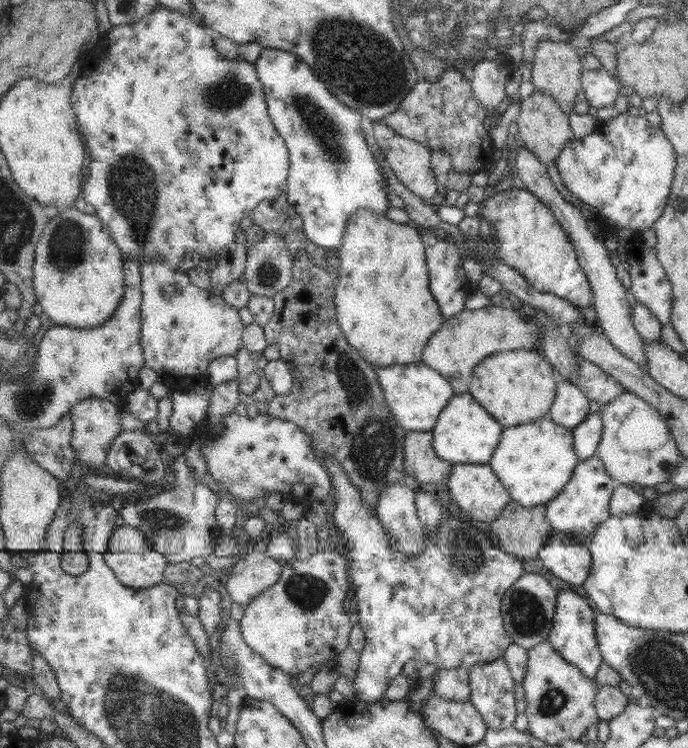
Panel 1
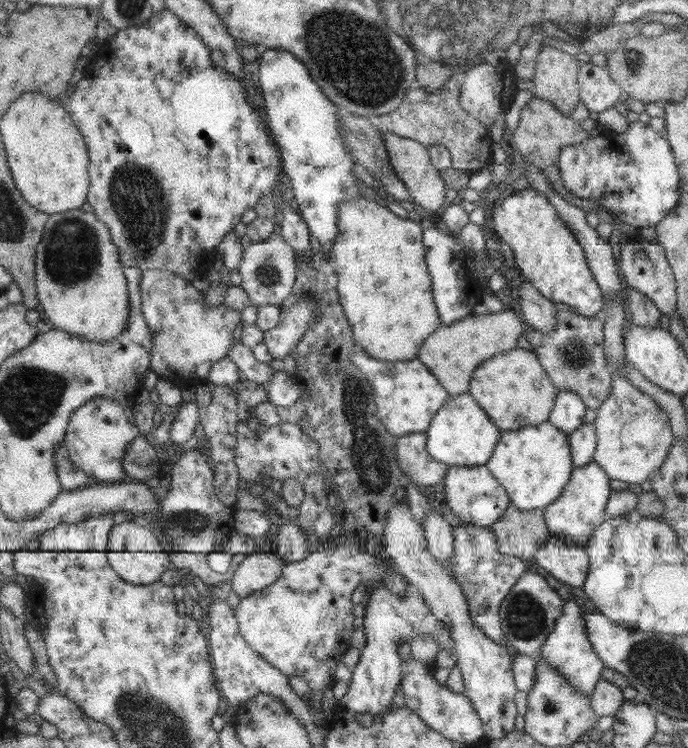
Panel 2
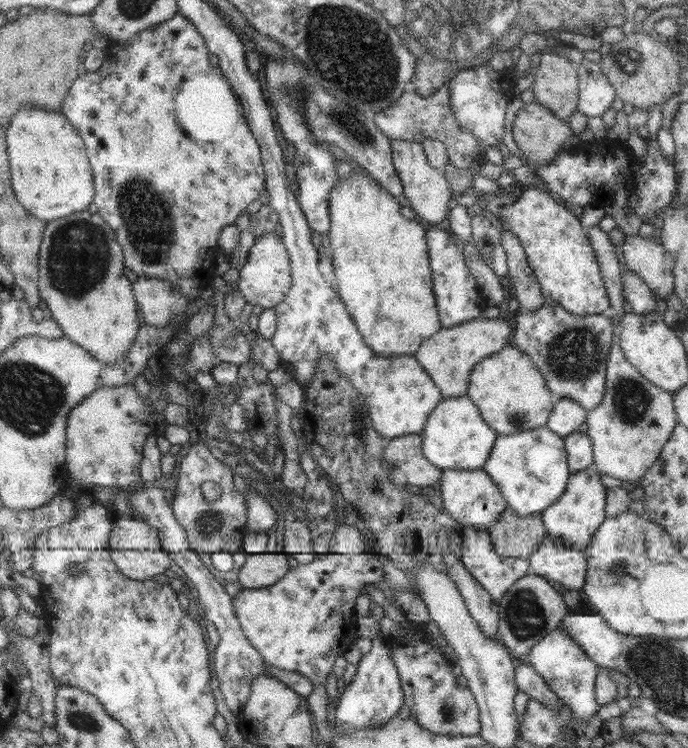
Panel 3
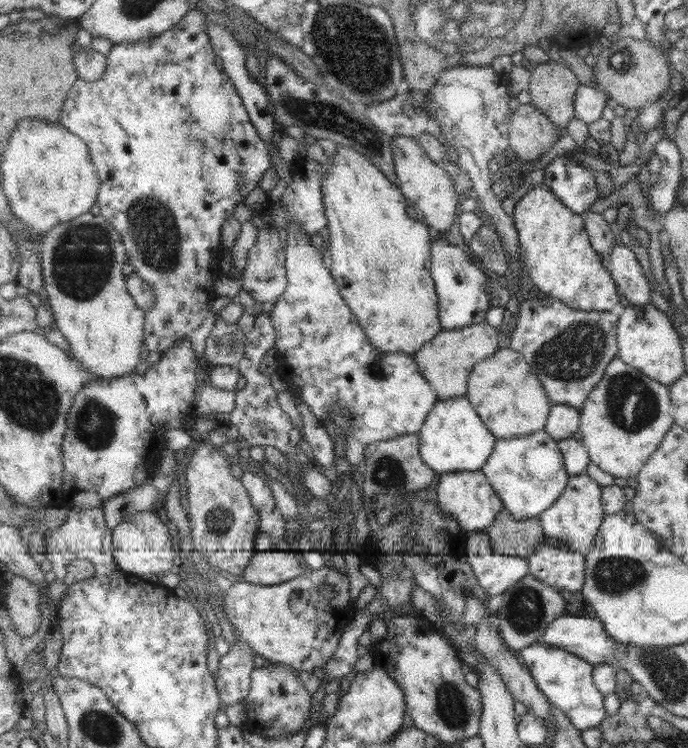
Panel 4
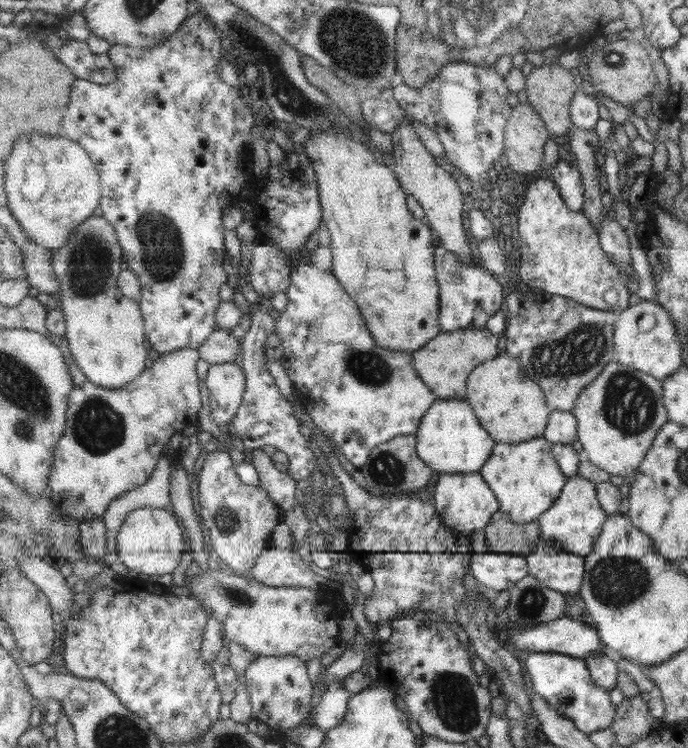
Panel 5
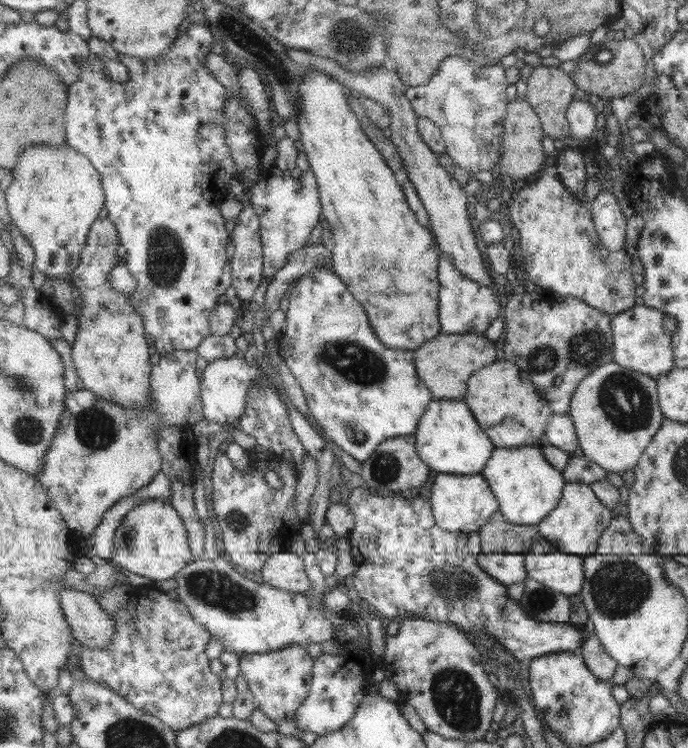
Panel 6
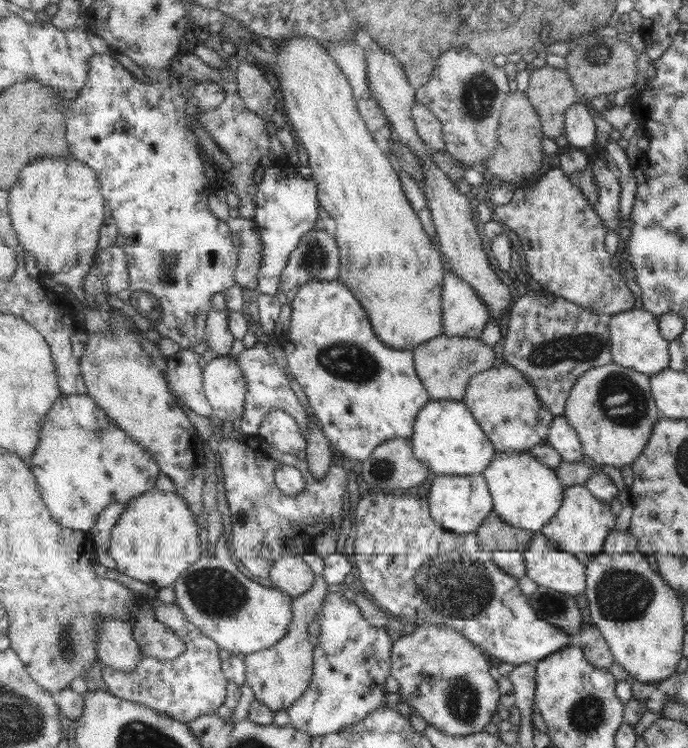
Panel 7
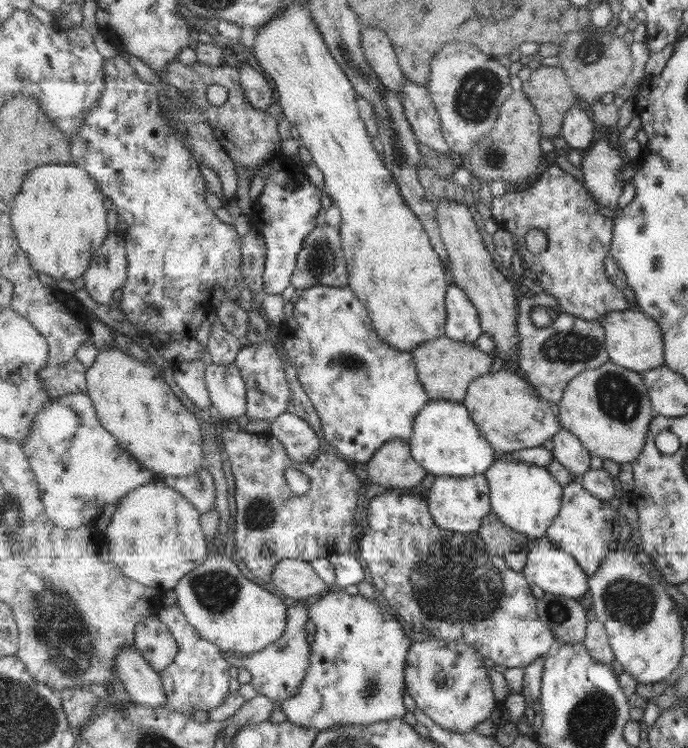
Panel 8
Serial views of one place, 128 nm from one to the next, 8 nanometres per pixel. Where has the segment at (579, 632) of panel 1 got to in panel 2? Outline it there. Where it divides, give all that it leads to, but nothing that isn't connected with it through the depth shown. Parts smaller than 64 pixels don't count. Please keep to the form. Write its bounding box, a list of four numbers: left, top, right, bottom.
[541,601,606,698]

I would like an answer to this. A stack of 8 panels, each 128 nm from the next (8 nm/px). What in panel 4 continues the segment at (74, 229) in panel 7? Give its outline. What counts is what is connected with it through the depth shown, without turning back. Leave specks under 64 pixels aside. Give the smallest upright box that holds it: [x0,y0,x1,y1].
[1,120,101,237]

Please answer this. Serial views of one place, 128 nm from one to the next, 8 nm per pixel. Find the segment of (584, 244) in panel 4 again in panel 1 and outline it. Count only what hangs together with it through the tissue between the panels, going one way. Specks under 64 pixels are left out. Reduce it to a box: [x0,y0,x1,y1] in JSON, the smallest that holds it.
[481,188,594,312]

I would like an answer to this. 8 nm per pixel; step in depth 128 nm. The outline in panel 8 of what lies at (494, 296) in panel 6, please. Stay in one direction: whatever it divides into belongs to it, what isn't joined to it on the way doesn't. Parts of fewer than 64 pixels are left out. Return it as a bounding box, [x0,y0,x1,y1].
[446,284,484,344]

